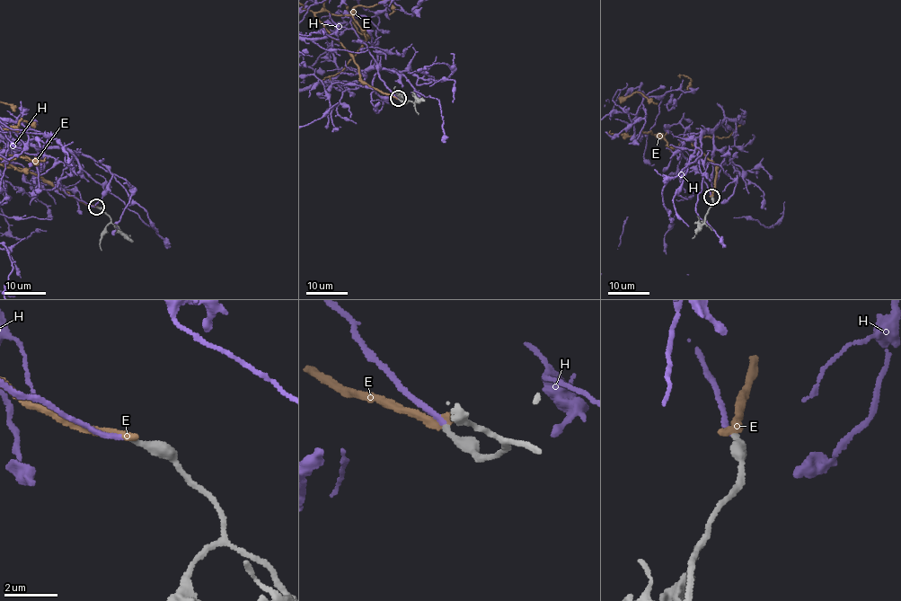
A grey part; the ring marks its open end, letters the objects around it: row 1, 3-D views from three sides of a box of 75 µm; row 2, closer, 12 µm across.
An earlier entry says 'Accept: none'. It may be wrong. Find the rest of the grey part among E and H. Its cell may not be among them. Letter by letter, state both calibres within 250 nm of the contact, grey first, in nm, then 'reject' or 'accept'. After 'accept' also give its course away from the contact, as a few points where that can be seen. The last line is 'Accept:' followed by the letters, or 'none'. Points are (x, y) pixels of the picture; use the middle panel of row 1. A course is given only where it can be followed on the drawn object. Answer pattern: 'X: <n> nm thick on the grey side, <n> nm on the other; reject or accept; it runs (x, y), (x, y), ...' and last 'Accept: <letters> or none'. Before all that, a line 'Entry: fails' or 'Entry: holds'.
Entry: fails
E: 280 nm thick on the grey side, 360 nm on the other; reject
H: 260 nm thick on the grey side, 190 nm on the other; accept
Accept: H

